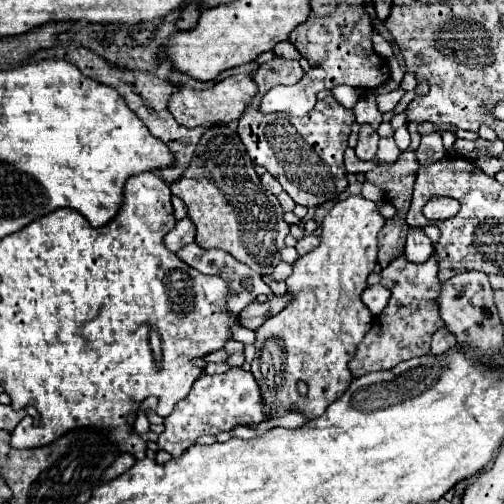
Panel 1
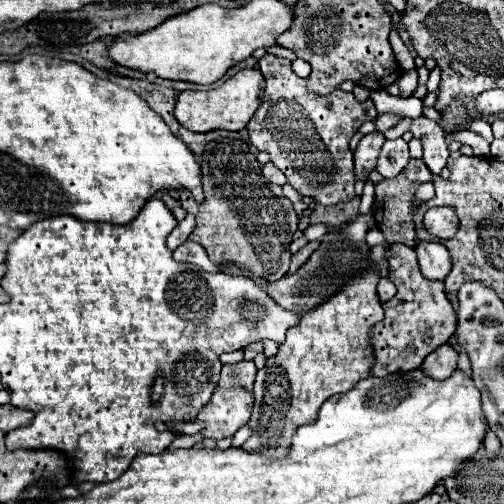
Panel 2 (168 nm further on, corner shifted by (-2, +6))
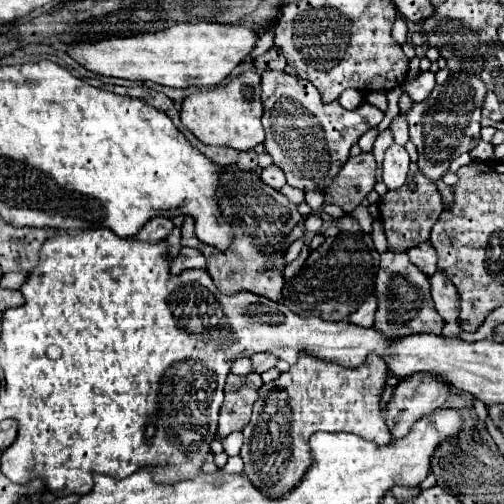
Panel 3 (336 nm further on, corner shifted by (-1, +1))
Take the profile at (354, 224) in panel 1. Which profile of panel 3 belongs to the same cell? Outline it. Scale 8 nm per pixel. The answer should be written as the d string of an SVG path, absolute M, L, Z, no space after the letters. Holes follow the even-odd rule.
M300 355L288 373L282 373L276 381L260 389L258 401L254 403L240 451L250 483L272 499L290 493L310 469L312 453L308 439L318 431L354 433L380 447L392 443L380 407L386 377L386 363L376 355L370 355L368 363L358 369L344 369L310 355ZM282 391L286 395L282 395Z

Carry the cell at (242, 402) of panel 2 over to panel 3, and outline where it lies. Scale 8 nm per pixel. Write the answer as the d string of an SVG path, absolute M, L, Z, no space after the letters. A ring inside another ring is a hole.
M232 433L230 437L222 439L222 445L228 455L238 455L240 447L242 447L242 433Z

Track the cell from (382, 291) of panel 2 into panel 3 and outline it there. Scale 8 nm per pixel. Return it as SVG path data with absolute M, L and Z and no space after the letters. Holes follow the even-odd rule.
M370 297L370 299L366 299L366 301L358 307L358 311L354 311L354 313L348 317L348 321L354 323L354 325L372 327L372 325L374 325L374 313L376 313L376 307L378 307L376 297Z

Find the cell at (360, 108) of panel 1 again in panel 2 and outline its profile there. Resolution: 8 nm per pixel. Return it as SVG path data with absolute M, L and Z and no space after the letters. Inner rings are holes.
M379 114L379 116L375 118L375 128L377 128L379 132L385 132L387 128L395 126L397 122L399 122L399 116L395 116L395 114Z

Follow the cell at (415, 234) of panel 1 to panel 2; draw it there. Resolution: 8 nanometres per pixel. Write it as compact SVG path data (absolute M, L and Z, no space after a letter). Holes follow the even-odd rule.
M419 242L415 246L417 260L421 274L431 280L443 280L447 276L447 270L451 270L449 252L439 242Z

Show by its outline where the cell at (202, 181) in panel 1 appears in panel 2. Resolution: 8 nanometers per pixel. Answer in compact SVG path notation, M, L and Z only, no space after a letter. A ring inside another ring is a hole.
M219 138L219 140L209 142L201 156L201 174L203 174L203 192L205 192L203 202L197 202L189 190L179 190L181 206L197 218L197 226L189 238L201 244L207 250L209 258L215 260L217 264L235 260L241 264L247 264L251 272L255 272L257 276L263 276L267 282L279 280L287 272L289 262L291 262L289 244L297 230L299 218L293 210L293 204L283 196L281 188L271 186L263 178L261 166L257 158L251 154L249 144L243 140L235 140L235 138Z

